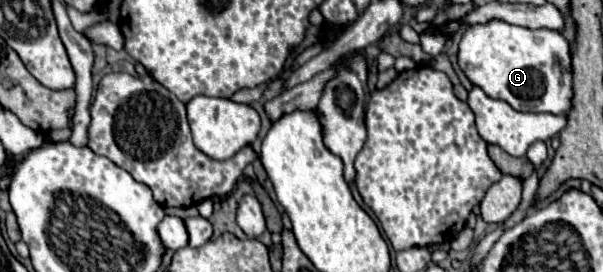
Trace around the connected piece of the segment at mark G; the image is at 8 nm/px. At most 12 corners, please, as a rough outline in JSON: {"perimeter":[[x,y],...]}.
{"perimeter":[[500,20],[468,28],[458,64],[488,98],[566,114],[570,46]]}

